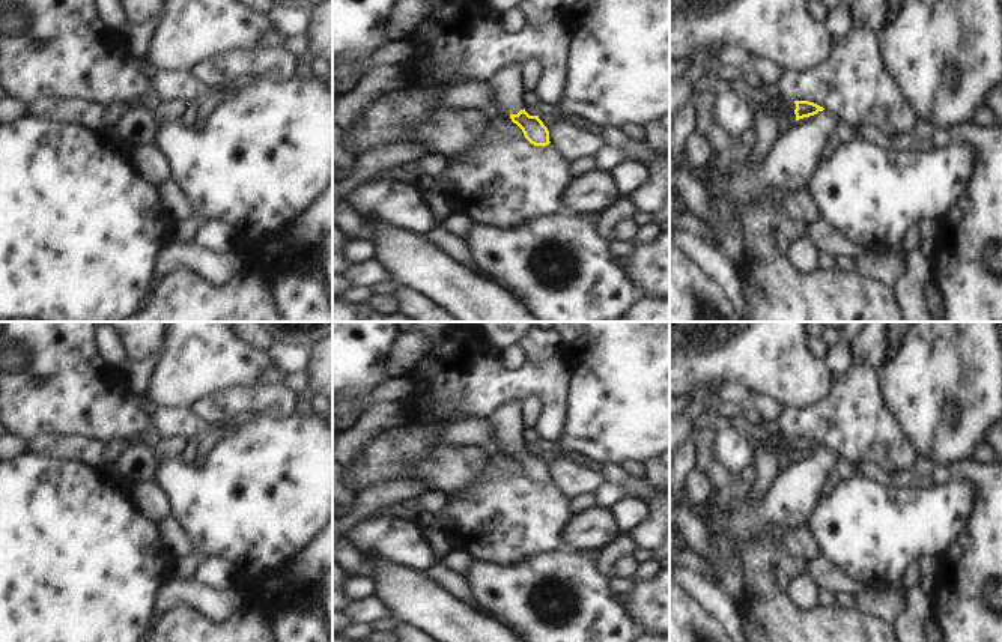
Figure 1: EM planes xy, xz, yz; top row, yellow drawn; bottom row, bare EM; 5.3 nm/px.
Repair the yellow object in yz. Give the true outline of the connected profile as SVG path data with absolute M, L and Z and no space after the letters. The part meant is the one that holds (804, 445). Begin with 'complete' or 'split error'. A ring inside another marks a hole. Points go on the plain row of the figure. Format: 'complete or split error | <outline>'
split error | M736 418L734 427L742 436L748 438L751 444L773 448L784 463L790 459L814 453L824 447L809 438L787 438L776 429L770 429L767 425L752 425L742 418Z

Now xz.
split error | M522 401L504 403L487 416L493 425L493 438L498 448L510 451L525 475L534 483L548 483L549 468L539 456L525 448L527 433L522 424Z

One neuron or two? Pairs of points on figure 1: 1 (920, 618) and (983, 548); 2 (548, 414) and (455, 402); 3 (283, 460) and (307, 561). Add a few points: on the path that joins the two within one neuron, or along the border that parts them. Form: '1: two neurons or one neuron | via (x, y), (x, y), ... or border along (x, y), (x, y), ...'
1: two neurons | border along (929, 585), (935, 617)
2: one neuron | via (534, 387), (482, 387)
3: two neurons | border along (316, 534), (279, 570)

